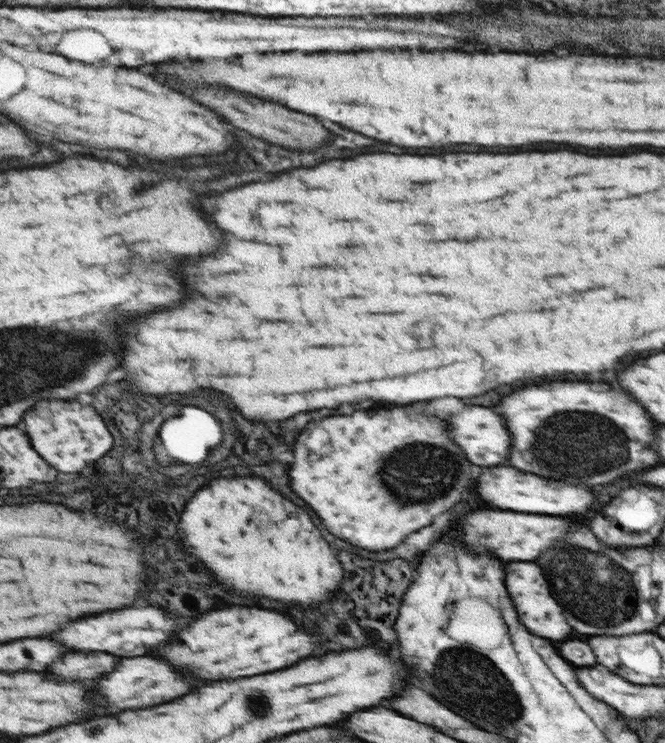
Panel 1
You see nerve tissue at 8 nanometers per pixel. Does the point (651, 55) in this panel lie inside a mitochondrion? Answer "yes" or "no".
no

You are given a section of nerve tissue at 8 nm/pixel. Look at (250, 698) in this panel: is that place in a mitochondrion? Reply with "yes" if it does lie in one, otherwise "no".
yes

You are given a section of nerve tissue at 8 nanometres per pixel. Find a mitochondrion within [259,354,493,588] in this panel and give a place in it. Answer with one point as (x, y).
(402, 478)

